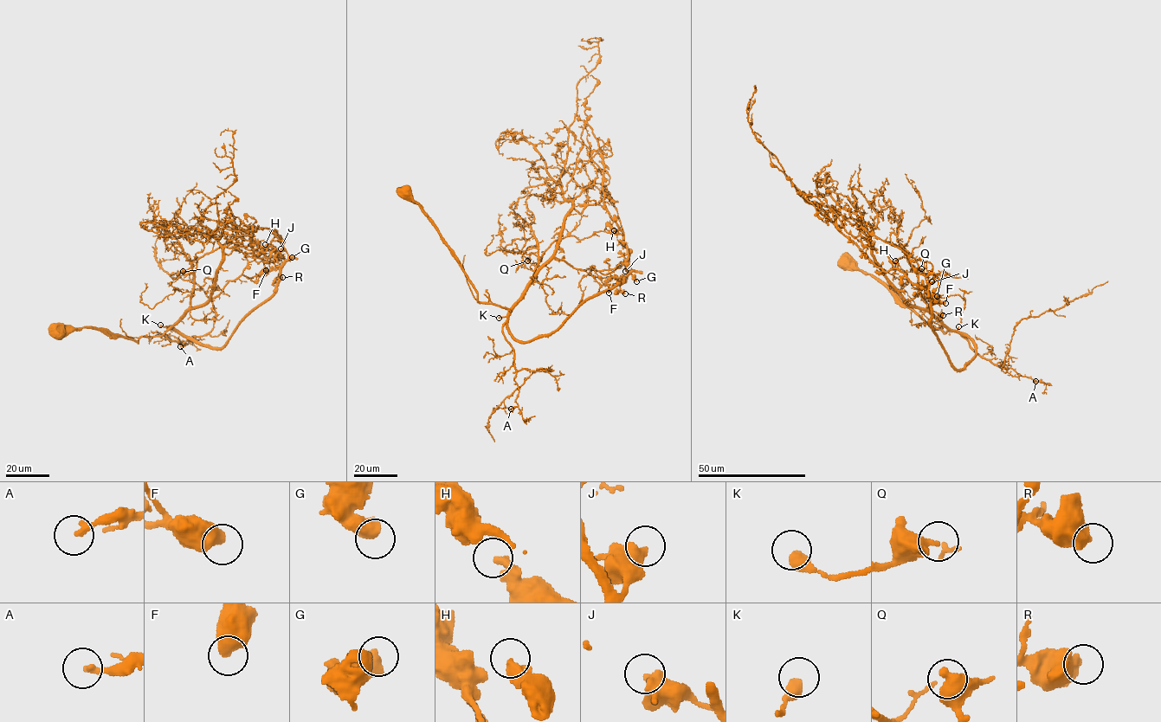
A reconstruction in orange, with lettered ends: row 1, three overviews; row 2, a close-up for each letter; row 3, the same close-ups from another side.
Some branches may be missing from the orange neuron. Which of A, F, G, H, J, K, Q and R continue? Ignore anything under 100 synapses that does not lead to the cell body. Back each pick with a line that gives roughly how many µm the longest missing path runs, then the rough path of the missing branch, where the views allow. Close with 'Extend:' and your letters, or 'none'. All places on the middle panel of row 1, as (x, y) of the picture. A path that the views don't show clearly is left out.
Extend: none

